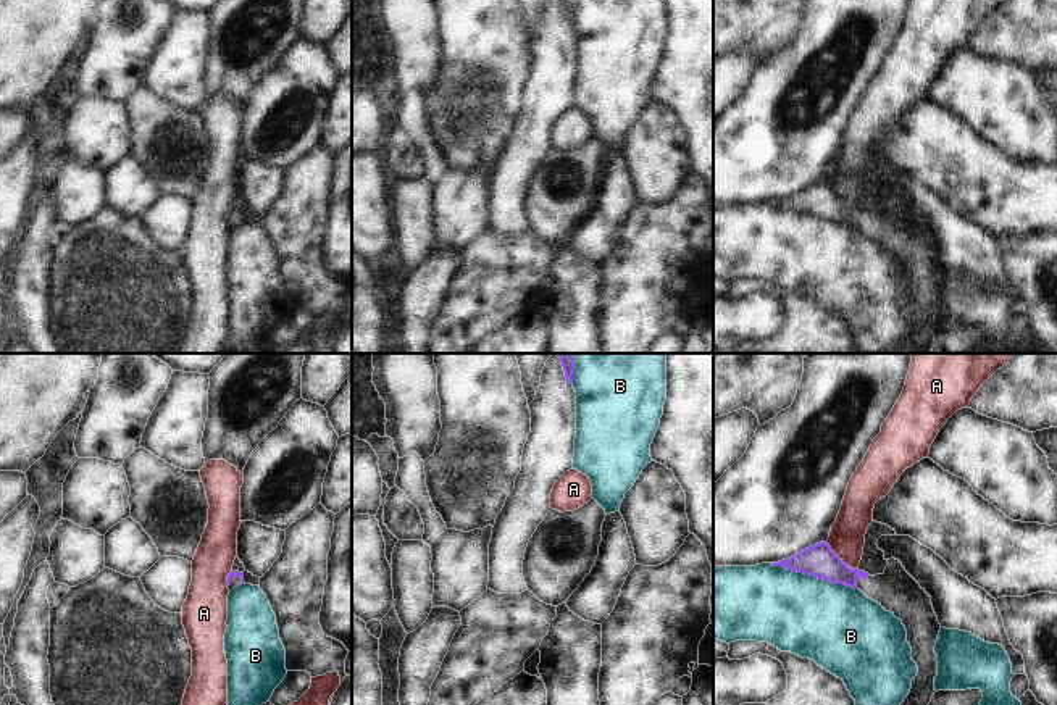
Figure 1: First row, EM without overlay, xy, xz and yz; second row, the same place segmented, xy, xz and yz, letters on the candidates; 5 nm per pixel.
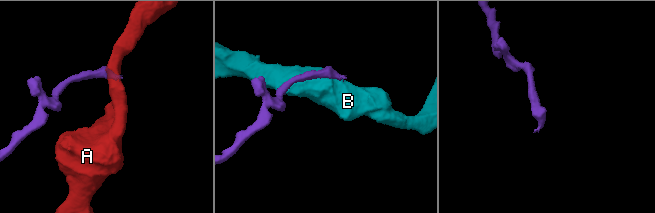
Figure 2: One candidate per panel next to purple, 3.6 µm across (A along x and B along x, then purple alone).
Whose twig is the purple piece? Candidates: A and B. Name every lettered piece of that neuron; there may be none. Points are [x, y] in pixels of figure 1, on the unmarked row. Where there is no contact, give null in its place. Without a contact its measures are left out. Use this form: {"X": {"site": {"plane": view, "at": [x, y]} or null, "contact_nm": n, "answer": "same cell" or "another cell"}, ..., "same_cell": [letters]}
{"A": {"site": {"plane": "yz", "at": [839, 197]}, "contact_nm": 220, "answer": "another cell"}, "B": {"site": {"plane": "yz", "at": [814, 213]}, "contact_nm": 460, "answer": "another cell"}, "same_cell": []}

